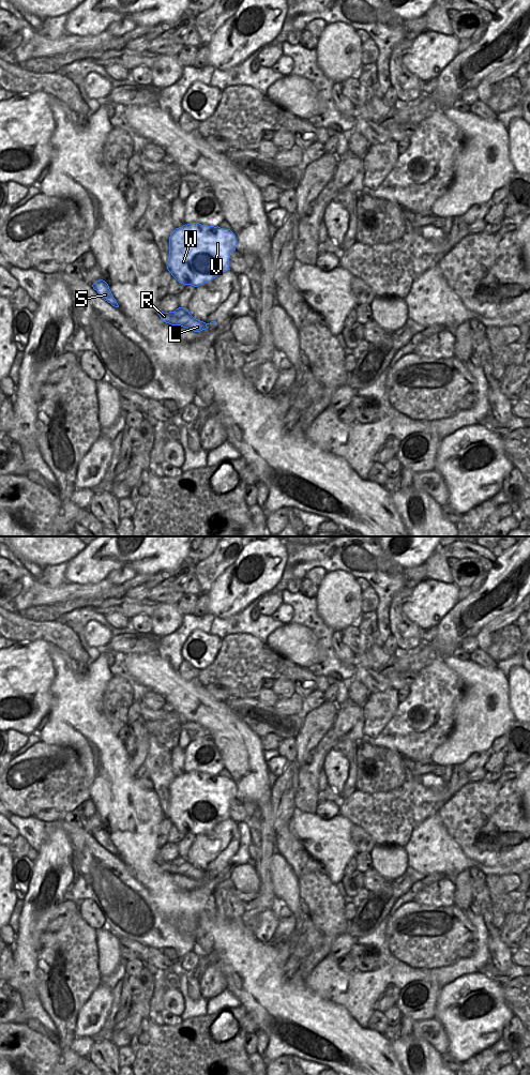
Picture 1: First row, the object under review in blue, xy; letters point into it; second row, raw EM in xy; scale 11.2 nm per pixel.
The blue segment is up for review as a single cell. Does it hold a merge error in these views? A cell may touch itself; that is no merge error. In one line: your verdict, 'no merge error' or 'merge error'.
no merge error

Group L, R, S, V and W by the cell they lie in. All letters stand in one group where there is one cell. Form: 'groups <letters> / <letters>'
groups L R S V W

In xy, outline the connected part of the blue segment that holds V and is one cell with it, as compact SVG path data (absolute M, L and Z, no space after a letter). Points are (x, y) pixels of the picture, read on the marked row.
M185 224L176 228L169 237L169 263L167 270L181 284L198 287L217 277L229 269L230 254L236 251L238 241L230 229L201 225Z

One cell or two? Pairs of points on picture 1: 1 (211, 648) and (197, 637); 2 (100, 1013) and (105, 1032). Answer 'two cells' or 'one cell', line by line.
1: one cell
2: two cells

